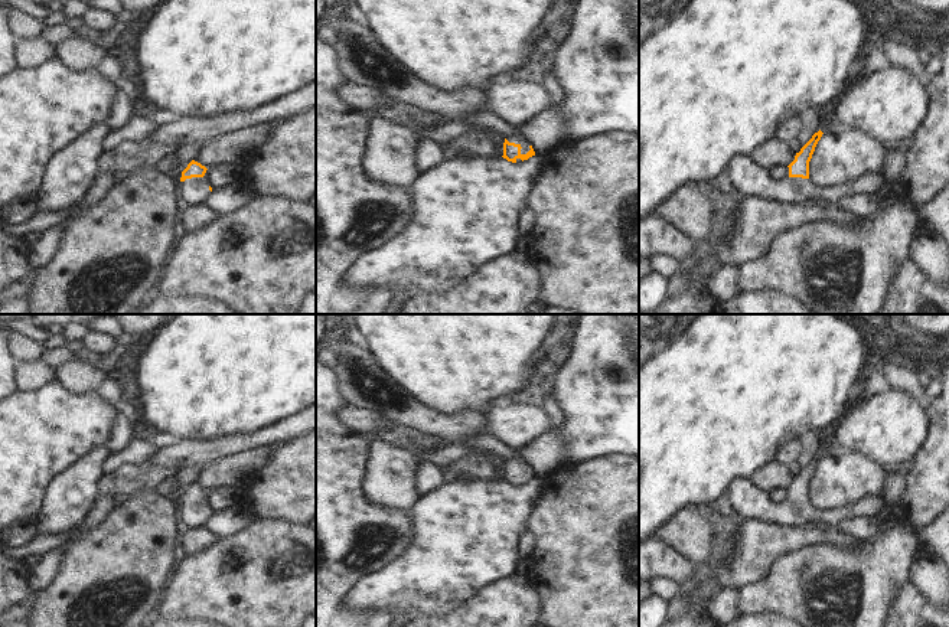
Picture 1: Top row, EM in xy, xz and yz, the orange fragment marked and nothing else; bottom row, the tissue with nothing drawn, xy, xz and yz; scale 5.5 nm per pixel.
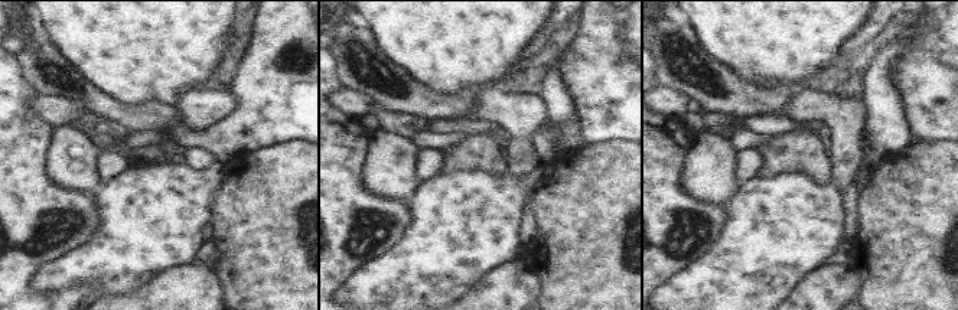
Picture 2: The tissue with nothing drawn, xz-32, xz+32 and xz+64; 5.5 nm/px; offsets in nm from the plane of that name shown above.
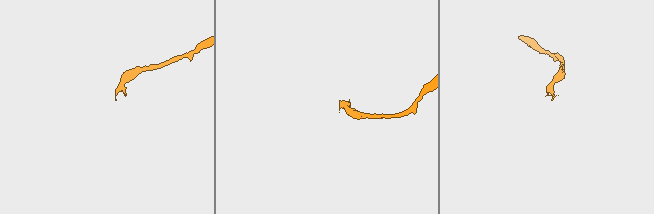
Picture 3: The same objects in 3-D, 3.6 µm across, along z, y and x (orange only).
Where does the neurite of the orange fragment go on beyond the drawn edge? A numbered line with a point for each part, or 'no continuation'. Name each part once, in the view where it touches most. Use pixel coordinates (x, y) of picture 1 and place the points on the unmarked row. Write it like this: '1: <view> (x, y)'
1: xz (525, 470)

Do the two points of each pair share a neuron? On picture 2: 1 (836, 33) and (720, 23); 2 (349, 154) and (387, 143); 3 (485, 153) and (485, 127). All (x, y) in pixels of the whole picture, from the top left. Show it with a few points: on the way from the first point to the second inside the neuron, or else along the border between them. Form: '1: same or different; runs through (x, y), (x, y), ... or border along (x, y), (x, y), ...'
1: same; runs through (807, 23), (749, 23)
2: different; border along (375, 133), (368, 154), (367, 180)
3: different; border along (473, 130), (489, 137)

